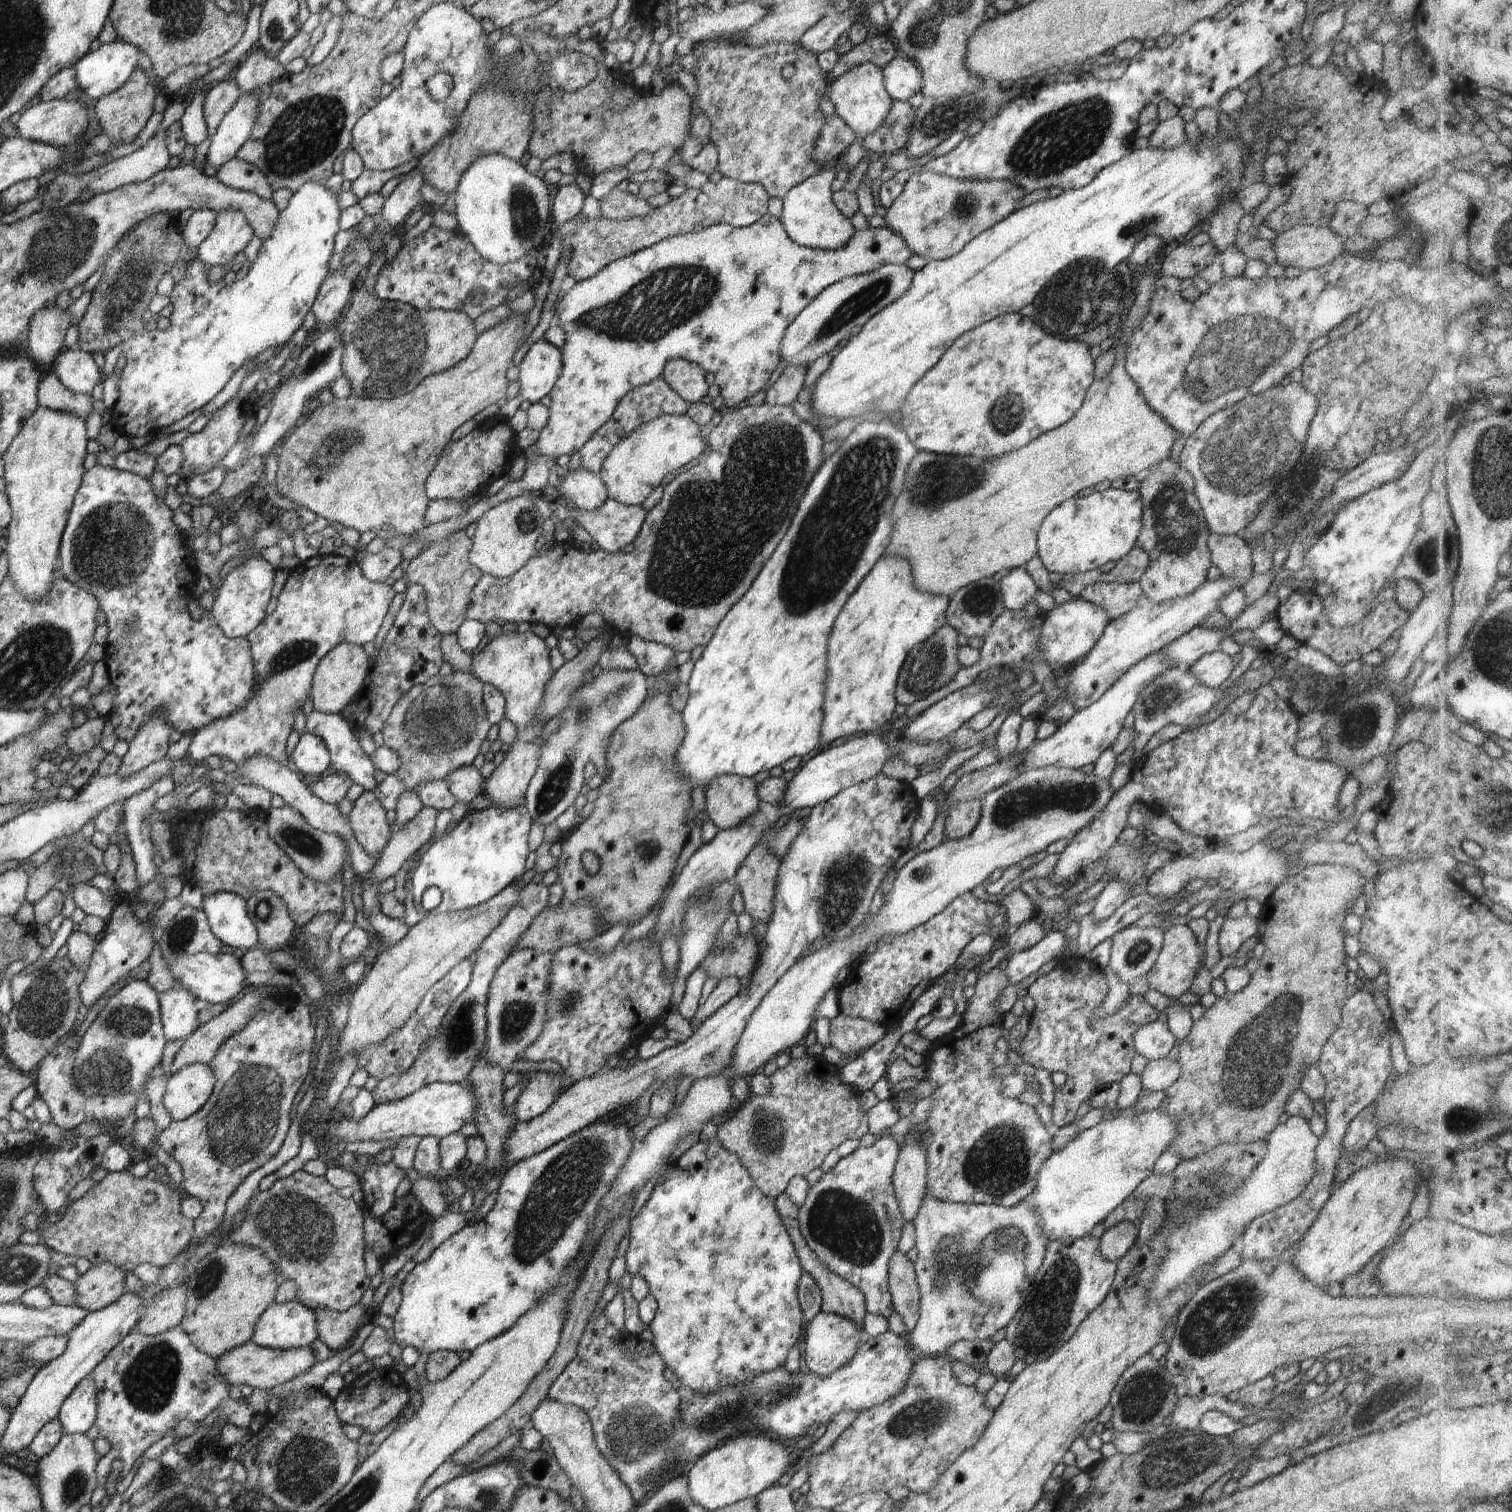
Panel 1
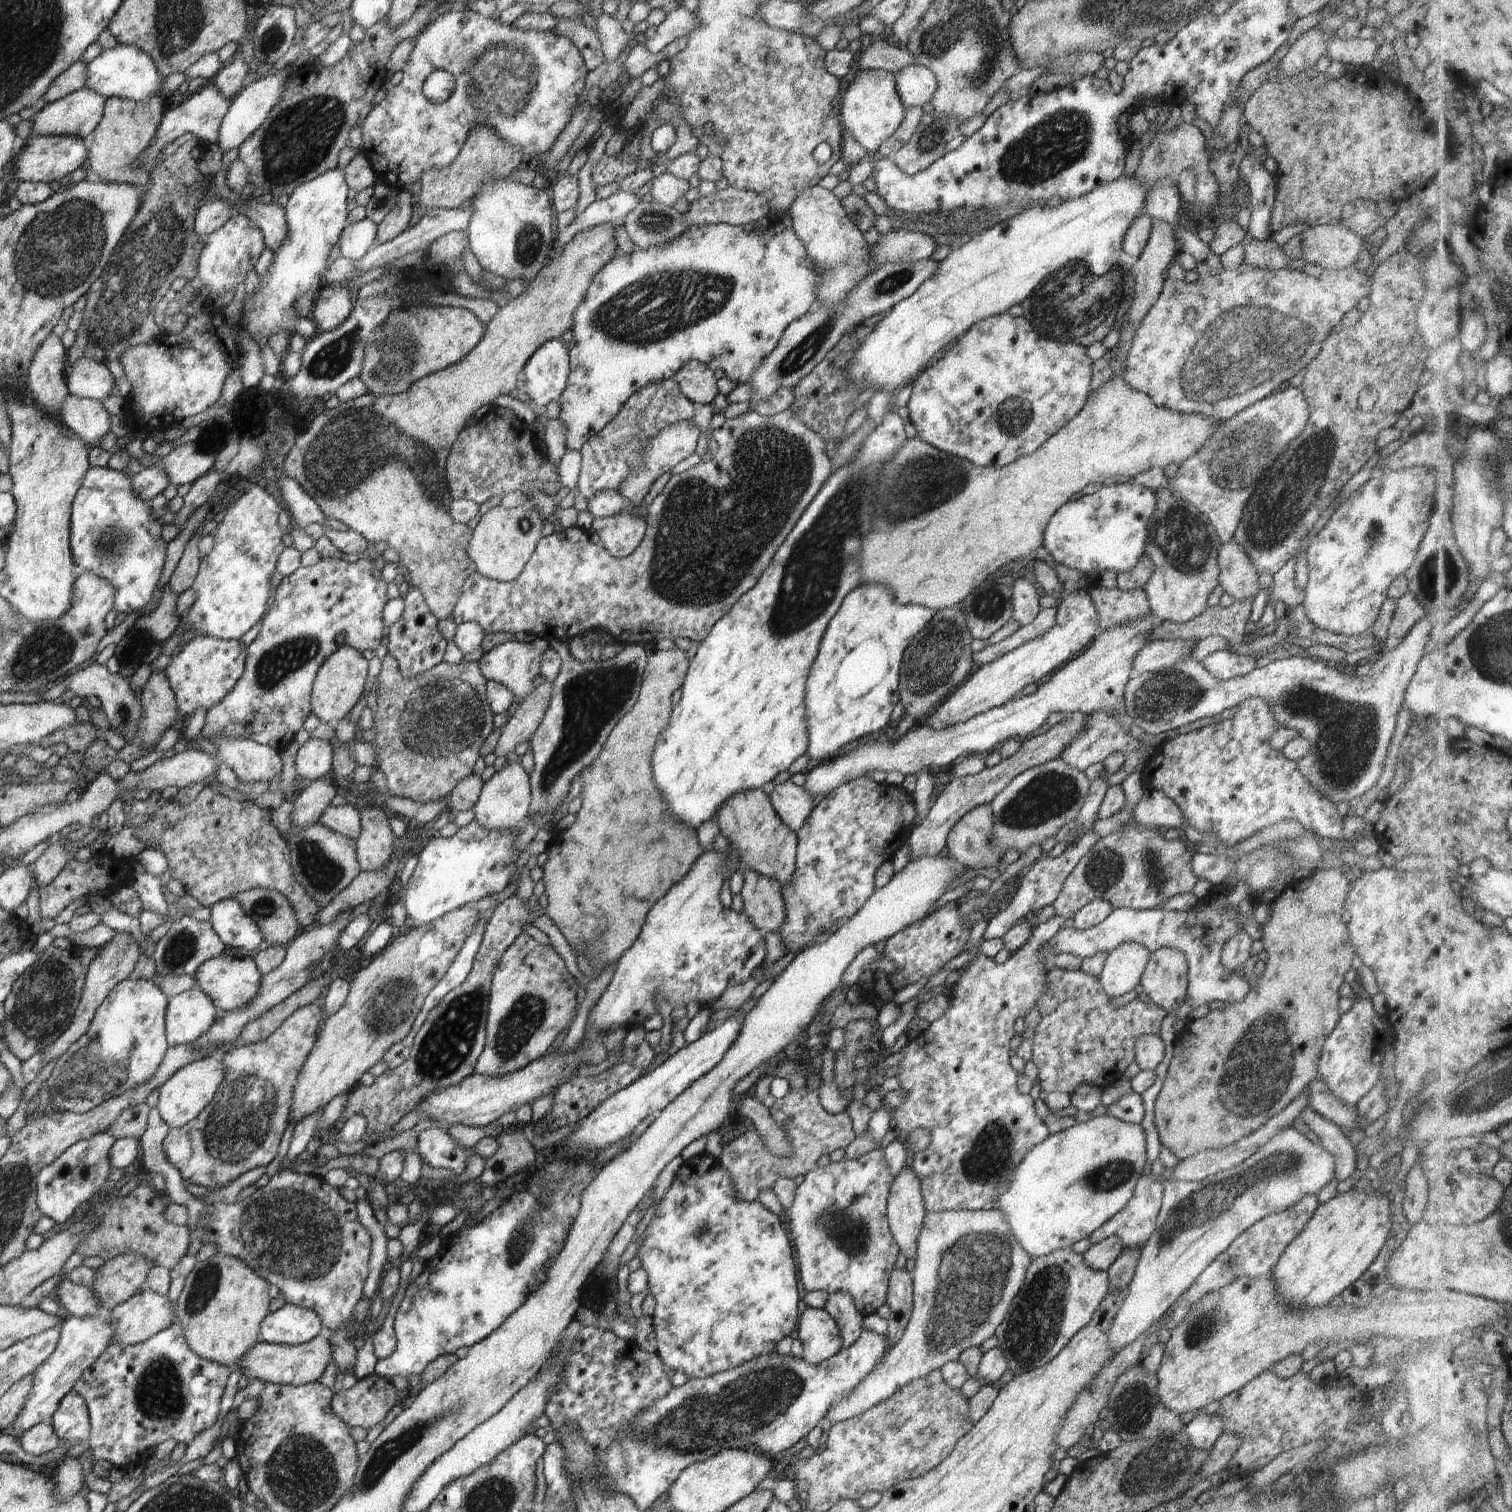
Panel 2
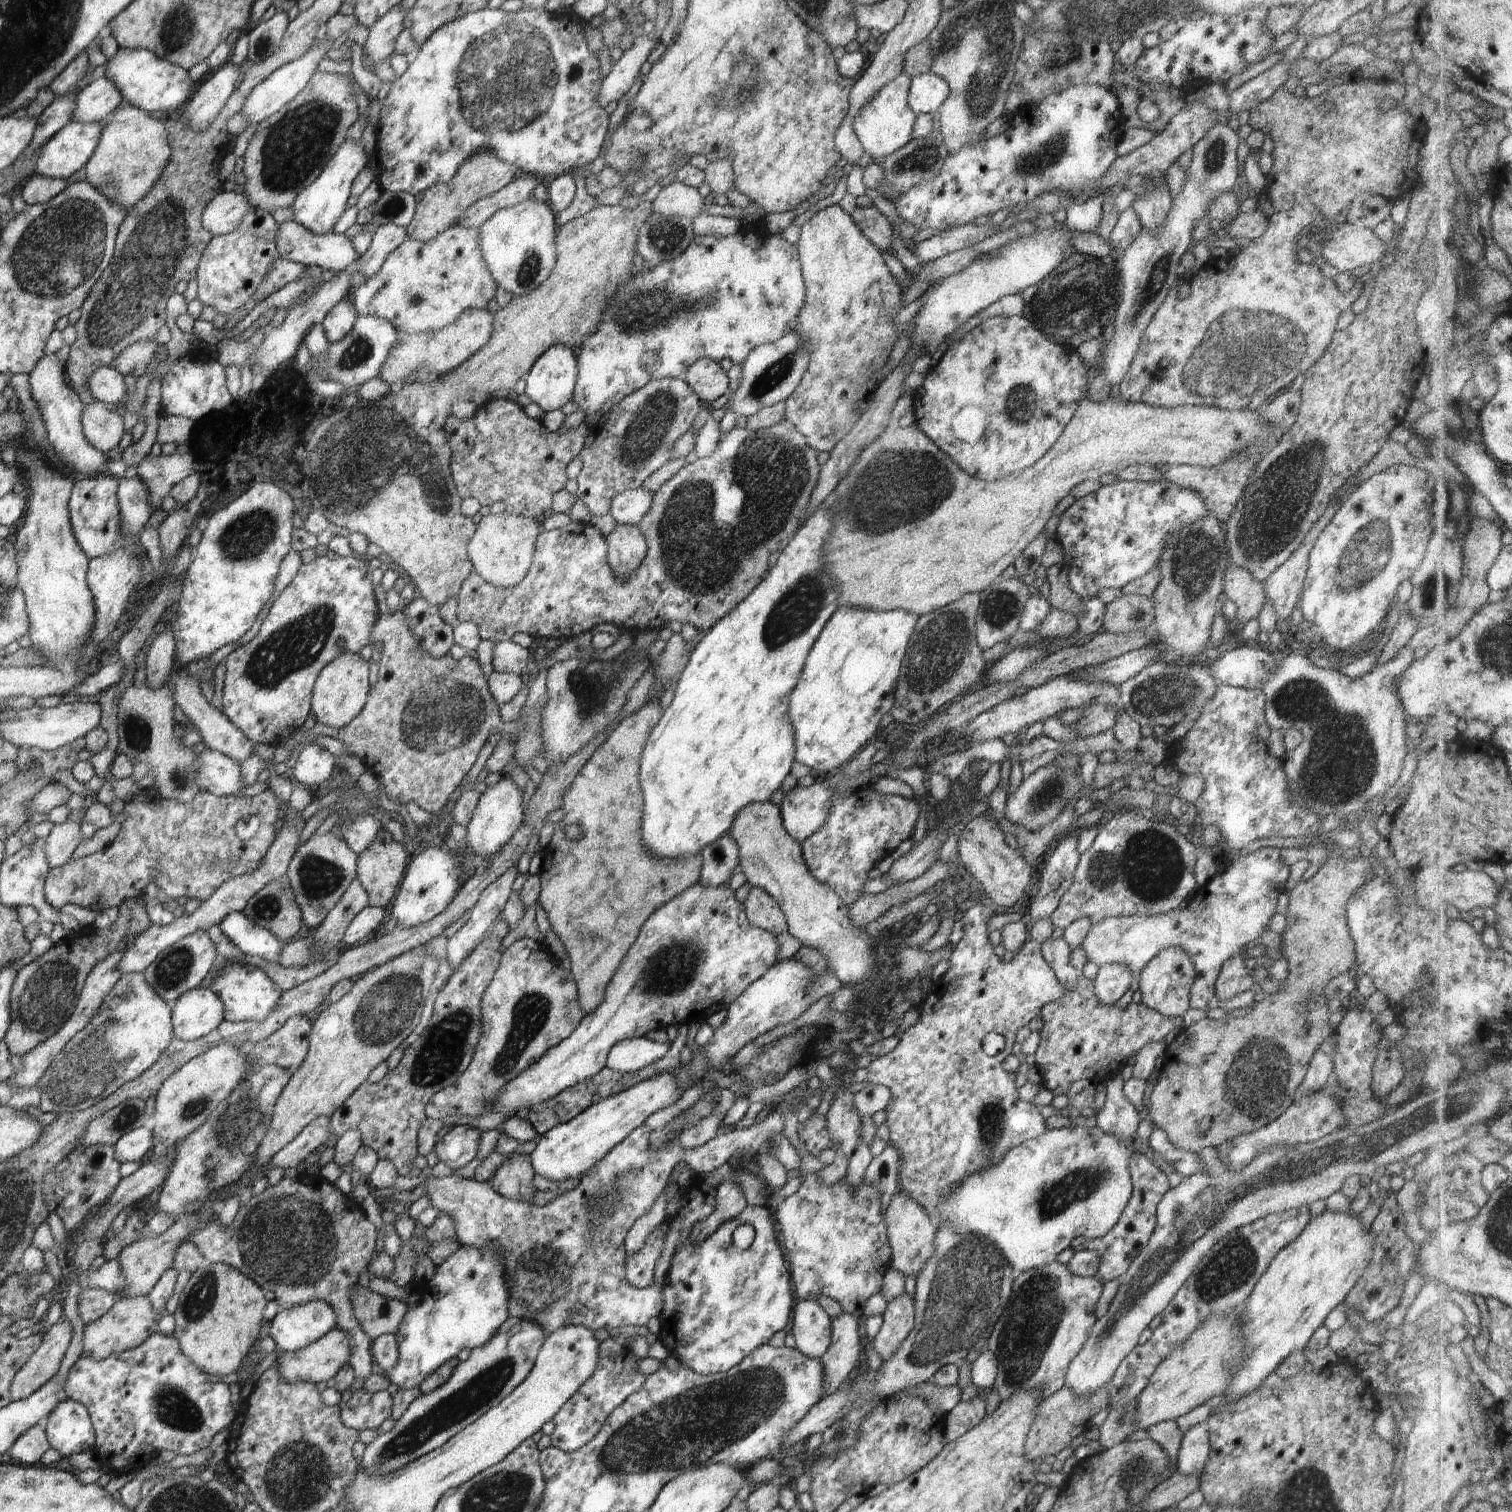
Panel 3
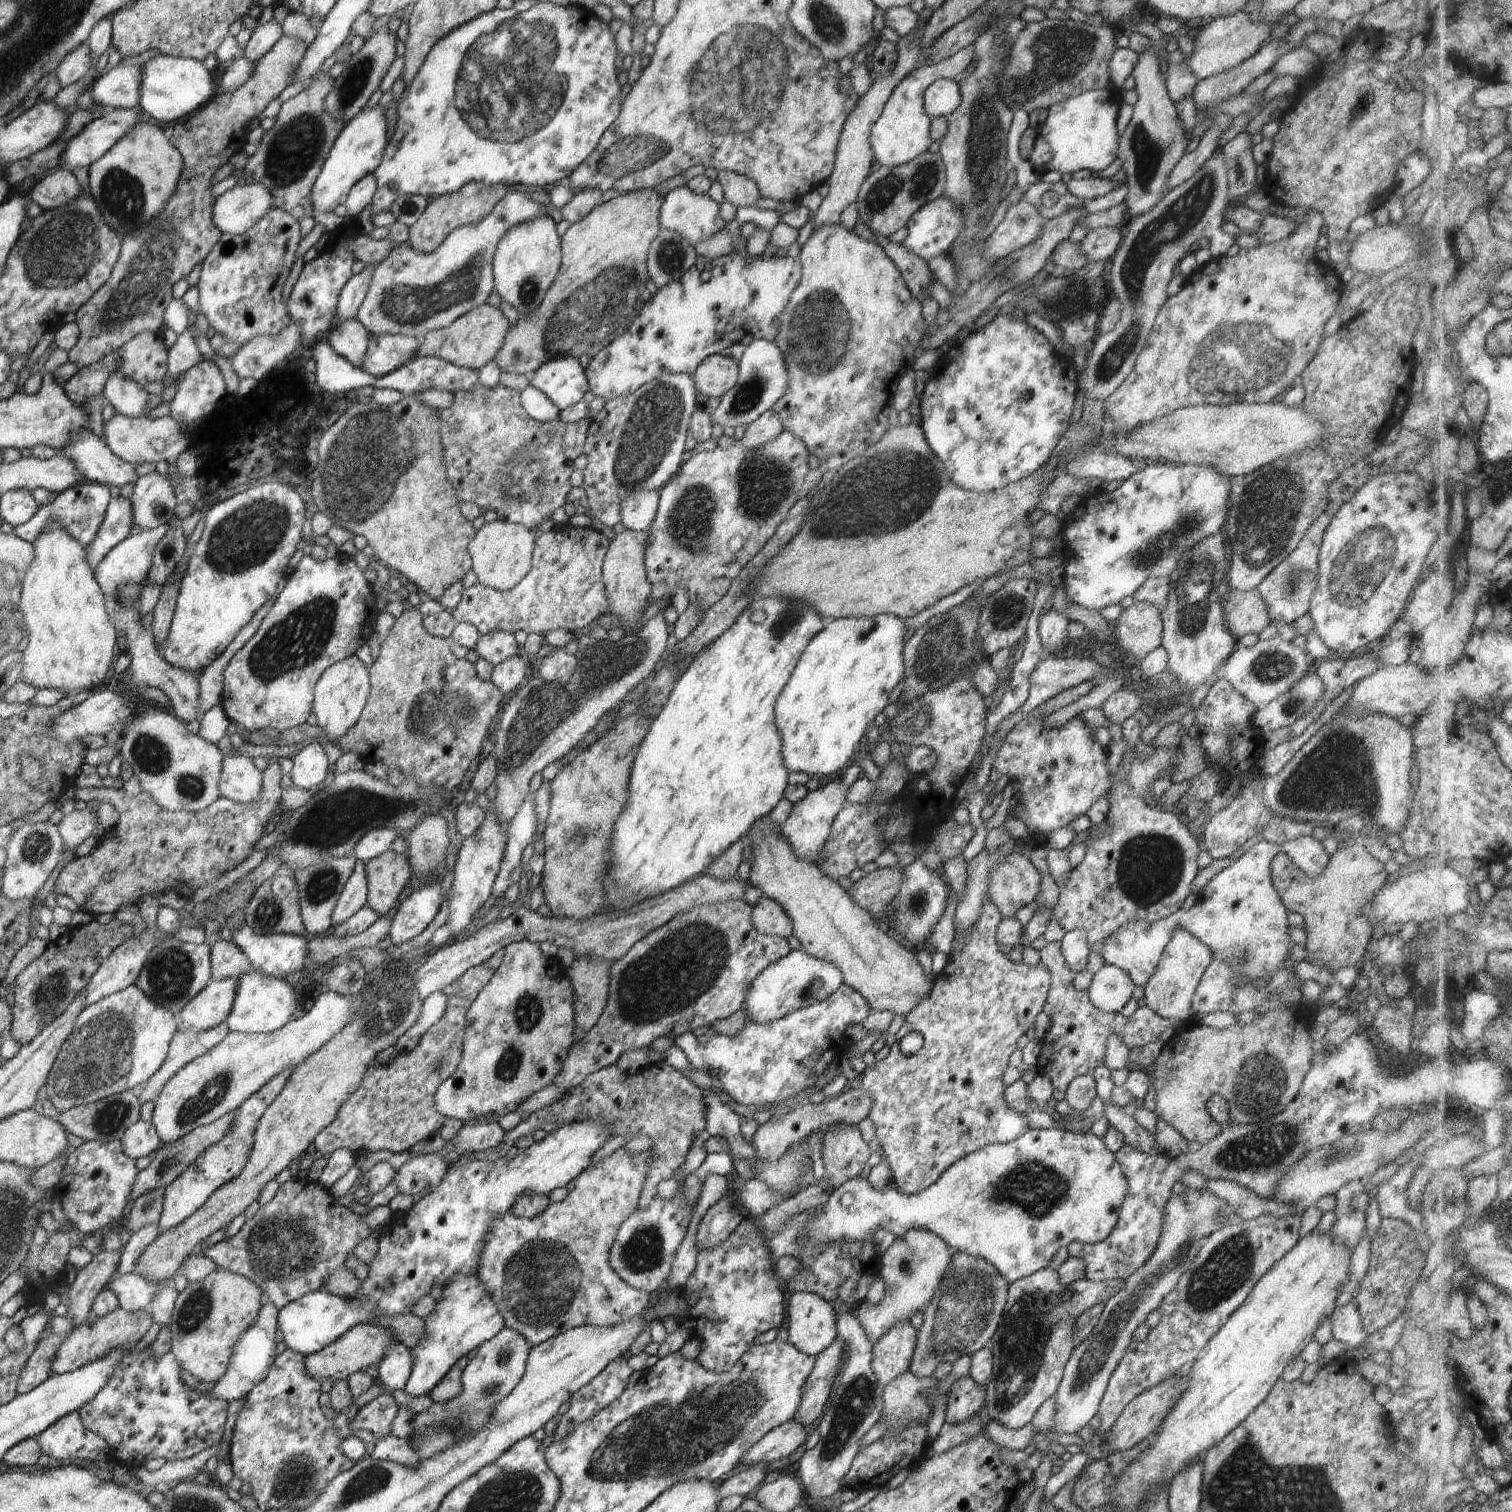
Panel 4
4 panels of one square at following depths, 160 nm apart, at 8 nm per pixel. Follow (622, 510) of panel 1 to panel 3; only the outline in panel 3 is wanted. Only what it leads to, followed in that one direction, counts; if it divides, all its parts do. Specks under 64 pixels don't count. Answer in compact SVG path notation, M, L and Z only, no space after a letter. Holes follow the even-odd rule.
M616 525L606 539L610 568L618 580L628 580L645 559L647 542L644 533L637 525Z

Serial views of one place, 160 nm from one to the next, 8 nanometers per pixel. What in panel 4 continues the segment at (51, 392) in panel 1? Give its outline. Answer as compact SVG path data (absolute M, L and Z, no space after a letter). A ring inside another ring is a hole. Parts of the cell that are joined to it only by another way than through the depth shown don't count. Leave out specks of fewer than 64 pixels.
M116 413L108 421L104 421L102 436L107 447L122 460L133 465L143 462L155 462L163 466L169 458L177 456L188 449L188 435L170 415L156 419L142 417L125 417Z

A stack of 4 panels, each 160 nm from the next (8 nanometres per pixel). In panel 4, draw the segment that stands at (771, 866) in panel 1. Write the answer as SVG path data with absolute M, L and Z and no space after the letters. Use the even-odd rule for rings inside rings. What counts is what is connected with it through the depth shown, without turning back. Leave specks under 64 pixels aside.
M764 894L753 906L751 921L755 929L763 935L787 939L793 934L792 921L784 912L783 906Z

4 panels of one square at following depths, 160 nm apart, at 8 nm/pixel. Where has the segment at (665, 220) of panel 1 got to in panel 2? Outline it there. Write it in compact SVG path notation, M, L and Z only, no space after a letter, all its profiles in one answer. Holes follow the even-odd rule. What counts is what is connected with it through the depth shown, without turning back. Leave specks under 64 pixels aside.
M730 186L716 189L711 195L699 195L688 203L688 210L682 215L688 227L718 223L745 225L759 221L771 212L765 196Z

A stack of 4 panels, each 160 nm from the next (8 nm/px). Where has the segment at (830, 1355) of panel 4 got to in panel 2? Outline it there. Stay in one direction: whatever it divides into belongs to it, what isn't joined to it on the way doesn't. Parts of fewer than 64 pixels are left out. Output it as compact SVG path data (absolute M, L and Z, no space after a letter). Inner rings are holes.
M834 1291L828 1295L827 1301L825 1302L823 1308L832 1318L836 1321L839 1331L841 1332L841 1348L845 1349L851 1347L855 1343L855 1340L858 1340L860 1333L863 1329L863 1316L861 1312L858 1312L858 1309L855 1305L855 1300L847 1294L846 1291Z

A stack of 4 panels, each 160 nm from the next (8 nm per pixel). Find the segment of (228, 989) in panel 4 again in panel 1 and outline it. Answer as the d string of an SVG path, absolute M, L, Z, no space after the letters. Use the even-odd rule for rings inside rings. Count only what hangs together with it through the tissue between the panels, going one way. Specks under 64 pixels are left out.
M173 988L159 994L161 1023L167 1040L185 1040L198 1026L202 1003L190 991Z

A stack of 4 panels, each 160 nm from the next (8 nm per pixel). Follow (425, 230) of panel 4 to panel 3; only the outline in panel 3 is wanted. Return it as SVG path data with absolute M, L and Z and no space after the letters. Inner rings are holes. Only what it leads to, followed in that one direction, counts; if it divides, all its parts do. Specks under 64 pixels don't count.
M476 151L473 155L467 156L458 167L457 174L448 182L433 184L421 192L413 219L405 228L407 235L410 239L426 242L448 227L456 226L455 222L461 219L461 214L470 204L493 195L511 183L517 170L514 165L500 160L490 151Z

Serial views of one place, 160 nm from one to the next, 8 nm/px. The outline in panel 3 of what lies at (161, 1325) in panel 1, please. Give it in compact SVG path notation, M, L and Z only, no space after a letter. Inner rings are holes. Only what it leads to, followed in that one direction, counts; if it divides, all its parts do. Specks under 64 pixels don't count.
M148 1296L116 1298L112 1308L97 1321L85 1323L83 1333L83 1356L102 1360L112 1353L136 1348L152 1333L156 1332L157 1321Z

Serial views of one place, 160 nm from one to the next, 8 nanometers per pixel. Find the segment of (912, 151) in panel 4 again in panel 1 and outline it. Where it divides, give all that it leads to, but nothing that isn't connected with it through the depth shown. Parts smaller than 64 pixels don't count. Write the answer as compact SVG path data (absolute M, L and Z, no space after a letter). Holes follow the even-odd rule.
M865 62L851 68L845 75L829 82L826 92L830 102L834 104L835 113L854 130L857 139L848 147L845 155L846 164L852 172L855 166L866 155L866 150L859 143L859 140L874 132L880 125L885 123L885 118L889 113L893 103L893 98L884 88L883 70L875 64Z

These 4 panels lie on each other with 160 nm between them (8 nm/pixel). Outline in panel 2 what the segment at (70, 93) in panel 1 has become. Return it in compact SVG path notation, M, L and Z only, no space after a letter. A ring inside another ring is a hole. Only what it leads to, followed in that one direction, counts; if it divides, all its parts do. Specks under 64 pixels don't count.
M83 60L71 64L56 80L48 87L43 99L47 103L53 103L58 99L68 96L74 91L79 91L86 87L87 64Z

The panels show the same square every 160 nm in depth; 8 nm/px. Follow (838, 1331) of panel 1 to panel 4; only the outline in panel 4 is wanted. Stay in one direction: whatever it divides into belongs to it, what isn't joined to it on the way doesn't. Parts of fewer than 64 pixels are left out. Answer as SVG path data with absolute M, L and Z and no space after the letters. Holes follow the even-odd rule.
M795 1292L788 1302L789 1342L815 1357L839 1335L834 1307L816 1293Z

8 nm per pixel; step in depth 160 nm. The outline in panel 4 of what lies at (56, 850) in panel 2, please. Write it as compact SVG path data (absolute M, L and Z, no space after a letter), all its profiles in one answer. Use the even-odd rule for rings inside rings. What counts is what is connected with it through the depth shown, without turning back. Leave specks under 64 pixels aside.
M74 809L70 814L63 816L57 824L58 832L62 837L65 849L76 849L86 838L93 835L93 830L98 825L99 819L96 813L87 809L77 811Z

